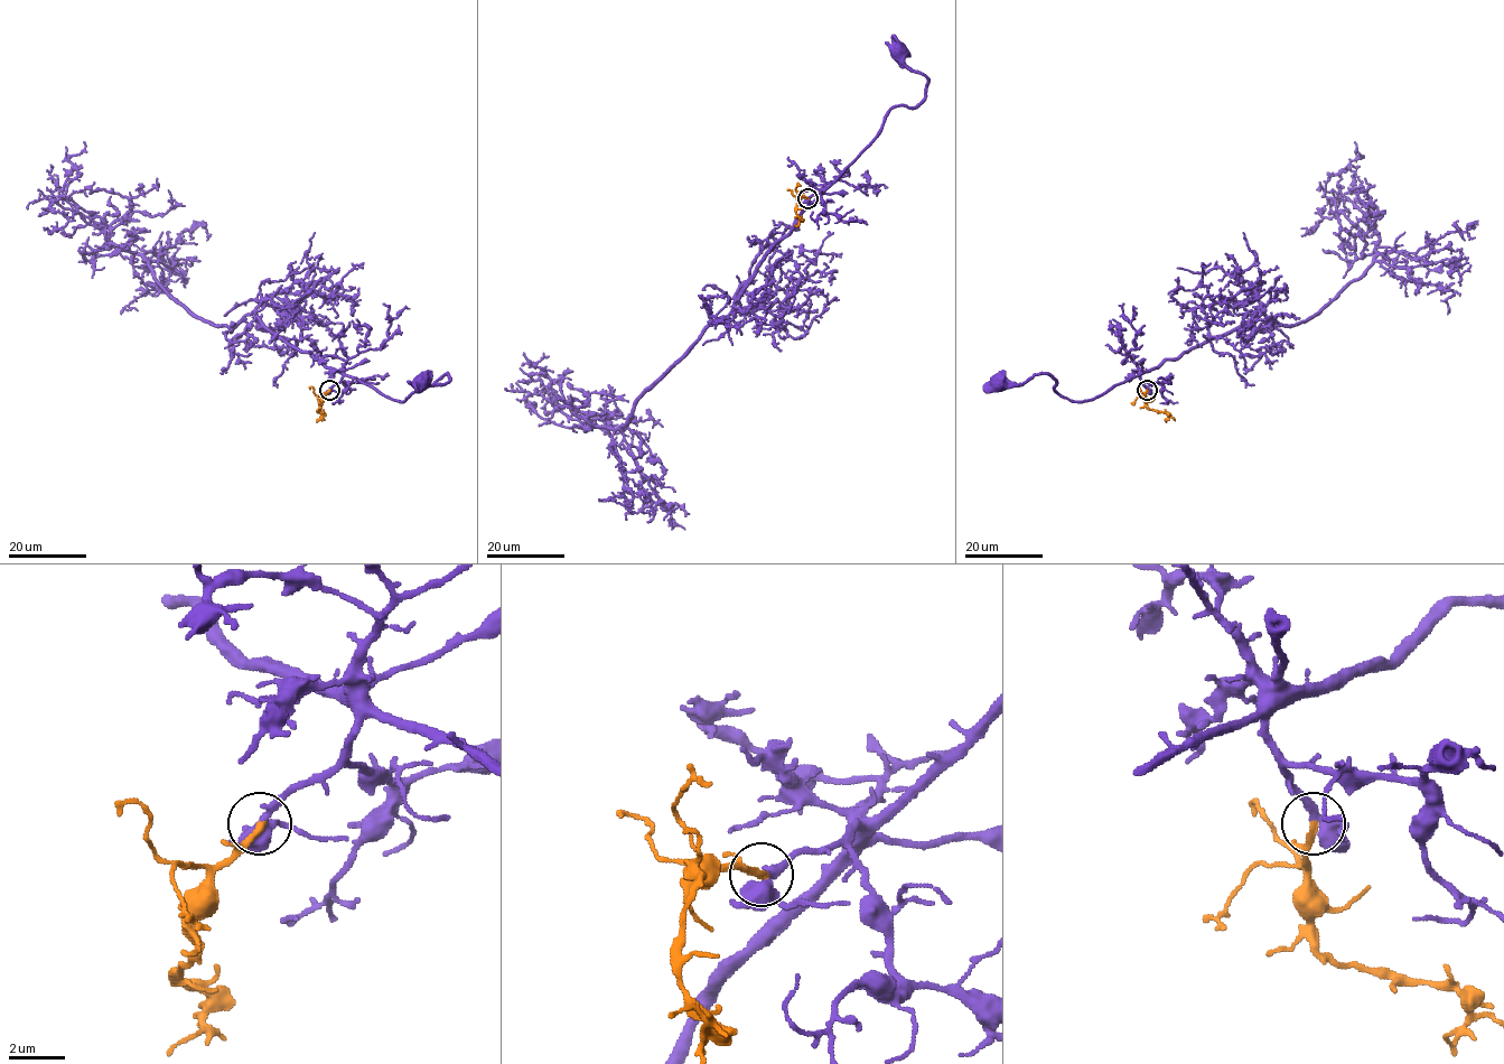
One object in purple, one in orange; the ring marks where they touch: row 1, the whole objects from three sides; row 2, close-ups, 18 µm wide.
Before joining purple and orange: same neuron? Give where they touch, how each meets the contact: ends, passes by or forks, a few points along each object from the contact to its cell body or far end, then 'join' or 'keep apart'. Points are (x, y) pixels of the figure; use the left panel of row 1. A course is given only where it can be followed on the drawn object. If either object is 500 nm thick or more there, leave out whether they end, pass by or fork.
(329, 390) | purple forks | orange ends | purple via (329, 389), (344, 375), (351, 375), (401, 401), (446, 373), (449, 380), (420, 386) | orange via (329, 390), (323, 397), (318, 411), (321, 418), (317, 422) | join

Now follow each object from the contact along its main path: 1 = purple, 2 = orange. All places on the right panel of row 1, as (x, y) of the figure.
1: (1146, 389), (1139, 375), (1134, 375), (1092, 399), (1070, 400), (1054, 389), (1055, 380), (1046, 373), (1000, 386)
2: (1146, 390), (1146, 406), (1168, 414), (1166, 422)

